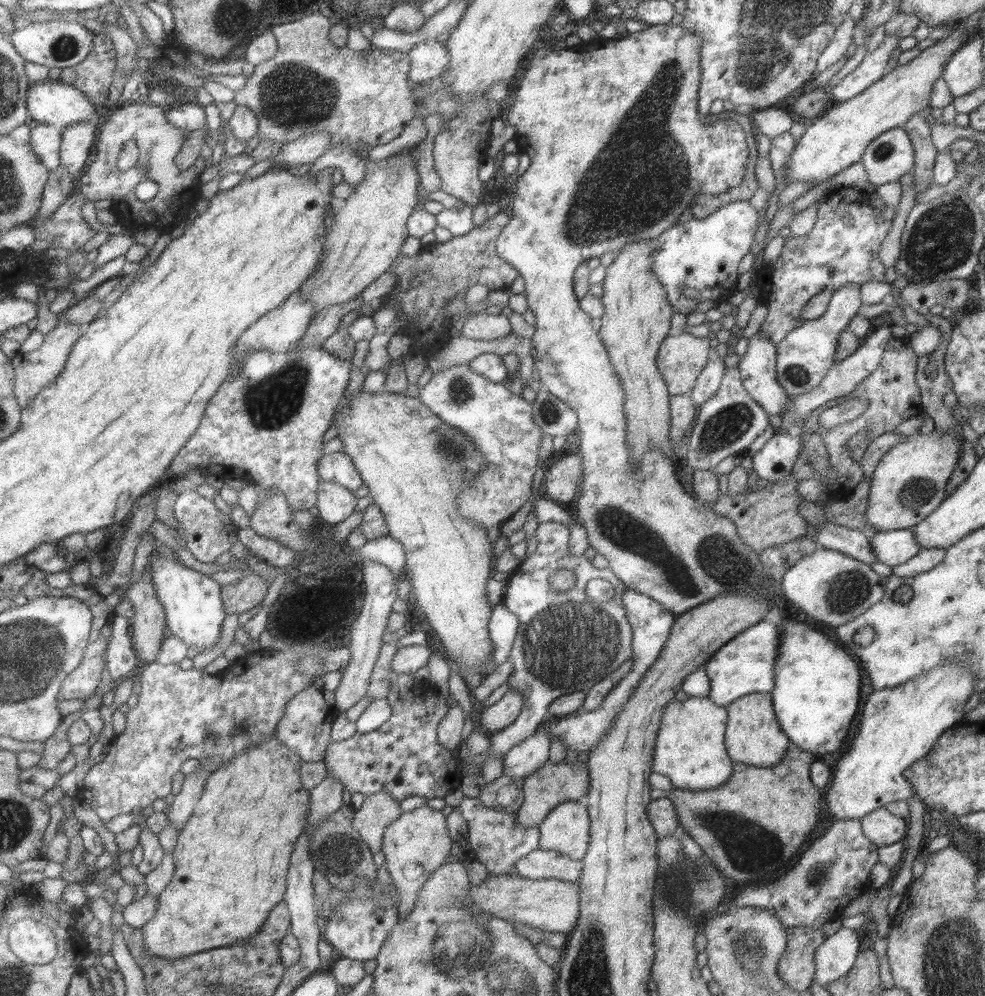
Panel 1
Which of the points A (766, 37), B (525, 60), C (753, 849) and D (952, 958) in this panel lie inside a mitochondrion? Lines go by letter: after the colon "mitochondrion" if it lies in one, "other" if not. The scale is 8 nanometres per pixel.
A: mitochondrion
B: other
C: mitochondrion
D: mitochondrion

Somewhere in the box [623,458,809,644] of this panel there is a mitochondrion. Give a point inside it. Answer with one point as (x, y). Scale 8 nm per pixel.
(716, 554)

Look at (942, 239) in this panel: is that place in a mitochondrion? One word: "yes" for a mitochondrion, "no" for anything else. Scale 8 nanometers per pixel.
yes

